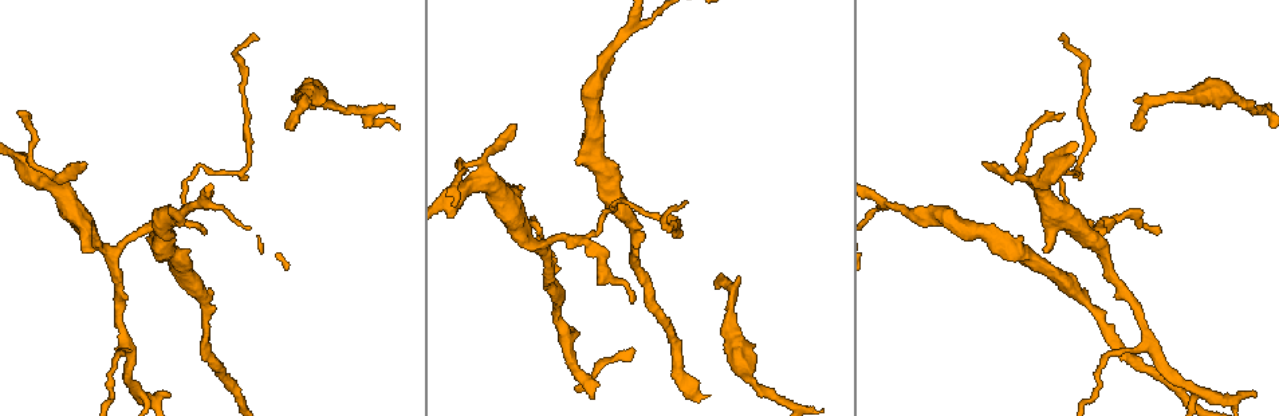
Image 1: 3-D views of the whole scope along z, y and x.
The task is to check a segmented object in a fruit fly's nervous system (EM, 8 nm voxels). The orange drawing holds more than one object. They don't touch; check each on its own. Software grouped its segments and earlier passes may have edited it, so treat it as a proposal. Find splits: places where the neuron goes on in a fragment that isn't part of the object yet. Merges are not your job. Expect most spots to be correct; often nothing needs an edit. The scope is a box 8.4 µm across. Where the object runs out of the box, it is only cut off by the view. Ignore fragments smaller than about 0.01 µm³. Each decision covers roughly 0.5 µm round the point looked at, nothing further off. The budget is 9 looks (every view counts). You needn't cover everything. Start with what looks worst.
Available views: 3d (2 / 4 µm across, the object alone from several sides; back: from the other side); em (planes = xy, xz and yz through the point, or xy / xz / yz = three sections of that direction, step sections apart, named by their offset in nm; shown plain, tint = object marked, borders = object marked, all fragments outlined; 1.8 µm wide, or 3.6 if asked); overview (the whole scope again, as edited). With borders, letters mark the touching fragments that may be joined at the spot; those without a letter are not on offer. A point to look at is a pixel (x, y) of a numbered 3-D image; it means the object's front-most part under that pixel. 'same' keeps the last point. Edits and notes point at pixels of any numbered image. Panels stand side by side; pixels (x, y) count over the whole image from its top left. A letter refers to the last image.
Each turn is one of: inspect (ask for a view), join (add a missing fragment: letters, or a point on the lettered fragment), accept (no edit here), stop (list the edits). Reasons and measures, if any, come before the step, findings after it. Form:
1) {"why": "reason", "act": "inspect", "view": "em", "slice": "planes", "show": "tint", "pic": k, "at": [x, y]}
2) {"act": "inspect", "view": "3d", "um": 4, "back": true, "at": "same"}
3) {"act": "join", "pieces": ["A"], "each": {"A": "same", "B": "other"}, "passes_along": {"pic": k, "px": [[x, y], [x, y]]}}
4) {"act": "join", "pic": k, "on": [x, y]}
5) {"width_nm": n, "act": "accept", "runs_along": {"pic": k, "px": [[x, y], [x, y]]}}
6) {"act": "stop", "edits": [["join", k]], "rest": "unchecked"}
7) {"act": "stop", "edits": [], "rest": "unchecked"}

{"why": "free end", "act": "inspect", "view": "em", "slice": "yz", "step": 8, "show": "borders", "pic": 1, "at": [92, 249]}

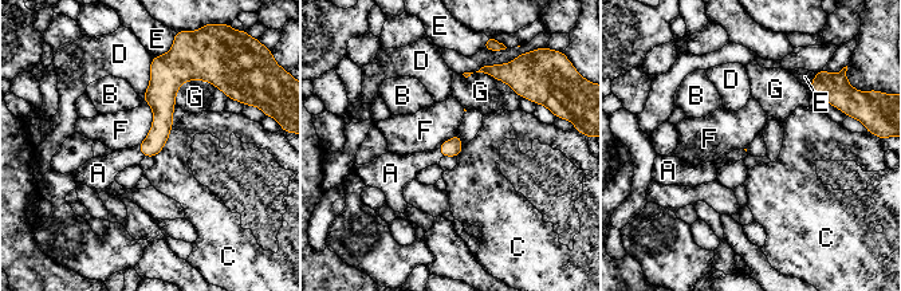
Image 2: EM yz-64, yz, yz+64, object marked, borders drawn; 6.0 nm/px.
{"act": "inspect", "view": "em", "slice": "planes", "show": "borders", "at": "same"}

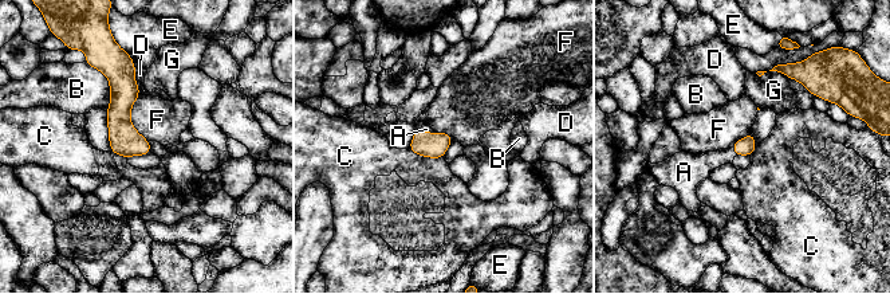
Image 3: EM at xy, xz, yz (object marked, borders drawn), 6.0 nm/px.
{"act": "join", "pieces": ["A"], "each": {"A": "same", "B": "other", "C": "other", "D": "other", "E": "other", "F": "other", "G": "other"}, "passes_along": {"pic": 3, "px": [[745, 146], [733, 151], [696, 168]]}, "found": "the neuron continues"}

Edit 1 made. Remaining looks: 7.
{"why": "sharp bend", "act": "inspect", "view": "em", "um": 3.6, "slice": "planes", "show": "borders", "pic": 1, "at": [588, 239]}

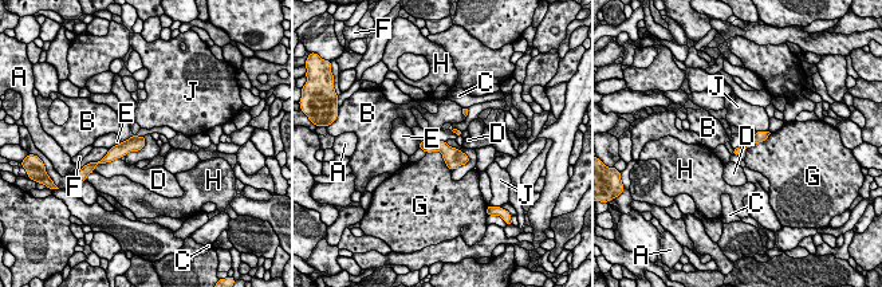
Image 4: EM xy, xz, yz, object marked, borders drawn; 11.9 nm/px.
{"act": "accept", "each": {"A": "other", "B": "other", "C": "other", "D": "other", "E": "other", "F": "other", "G": "other", "H": "other", "J": "other"}, "border": {"pic": 4, "px": [[426, 152], [438, 150], [451, 170]]}, "found": "no lettered fragment goes on from it"}

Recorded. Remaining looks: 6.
{"why": "side arm on a straight run", "act": "inspect", "view": "3d", "um": 2, "pic": 1, "at": [554, 292]}

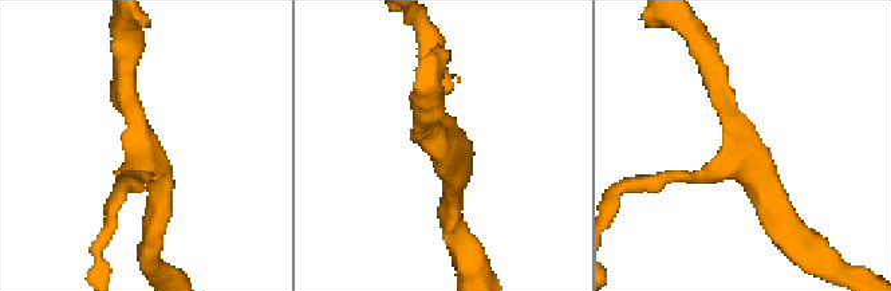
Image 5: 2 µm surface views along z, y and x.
{"arms": 3, "why": "shape alone is not enough", "act": "inspect", "view": "em", "slice": "xy", "step": 16, "show": "borders", "pic": 5, "at": [738, 153]}

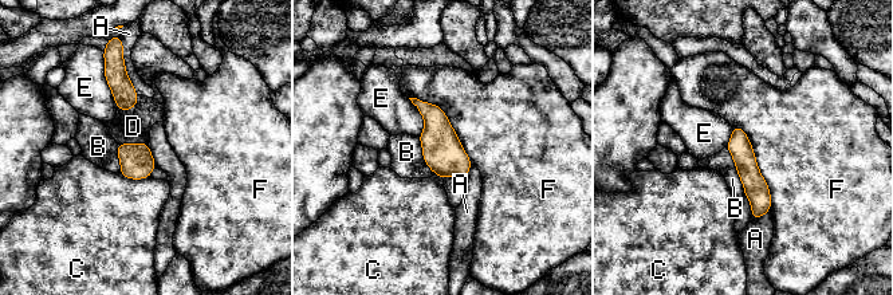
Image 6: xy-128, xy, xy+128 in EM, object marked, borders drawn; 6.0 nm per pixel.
{"longest_contact_nm": ["F", 550], "act": "accept", "each": {"A": "other", "B": "other", "C": "other", "D": "other", "E": "other", "F": "other"}, "runs_along": {"pic": 6, "px": [[735, 129], [755, 185], [756, 215]]}, "found": "none of them fits"}

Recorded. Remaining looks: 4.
{"why": "thin end", "act": "inspect", "view": "3d", "um": 4, "pic": 1, "at": [986, 161]}

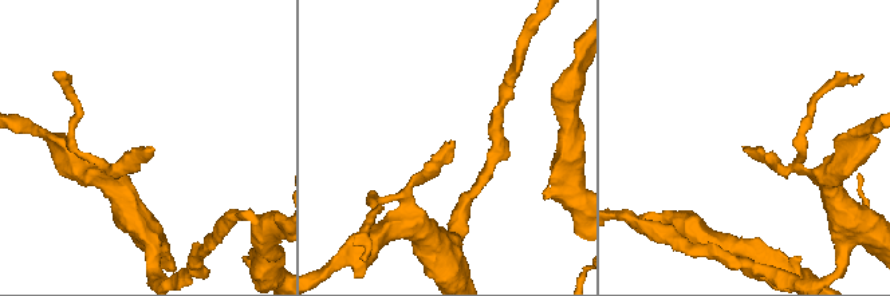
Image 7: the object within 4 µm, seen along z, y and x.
{"act": "inspect", "view": "em", "slice": "yz", "step": 8, "show": "tint", "pic": 7, "at": [153, 147]}

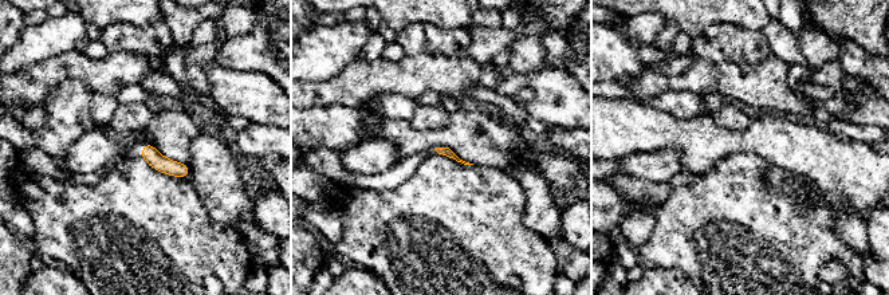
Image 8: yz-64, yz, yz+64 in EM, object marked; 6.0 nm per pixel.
{"act": "inspect", "view": "em", "slice": "planes", "show": "borders", "at": "same"}

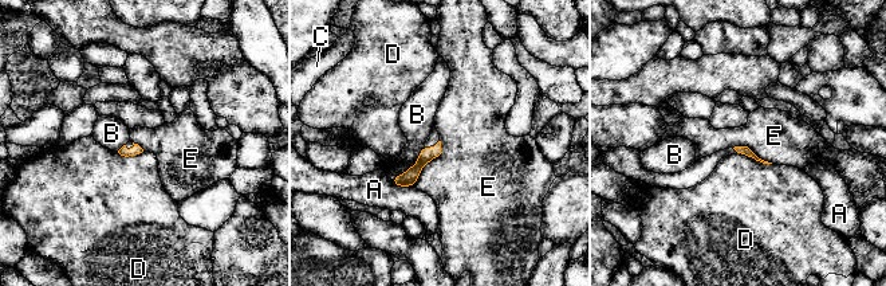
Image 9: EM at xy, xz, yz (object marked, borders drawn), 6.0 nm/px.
{"act": "accept", "each": {"A": "other", "B": "other", "C": "other", "D": "other", "E": "other"}, "border": {"pic": 9, "px": [[440, 140], [440, 153], [413, 185]]}, "found": "no lettered fragment goes on from it"}

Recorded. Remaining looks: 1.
{"act": "stop", "edits": [["join", 3]], "rest": "unchecked"}

